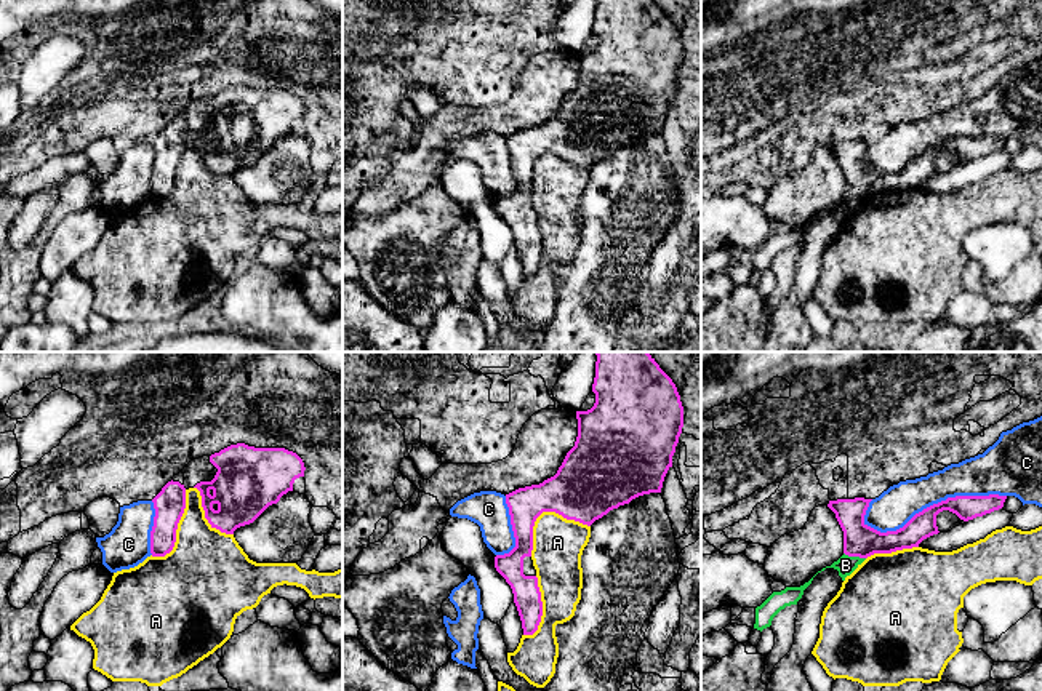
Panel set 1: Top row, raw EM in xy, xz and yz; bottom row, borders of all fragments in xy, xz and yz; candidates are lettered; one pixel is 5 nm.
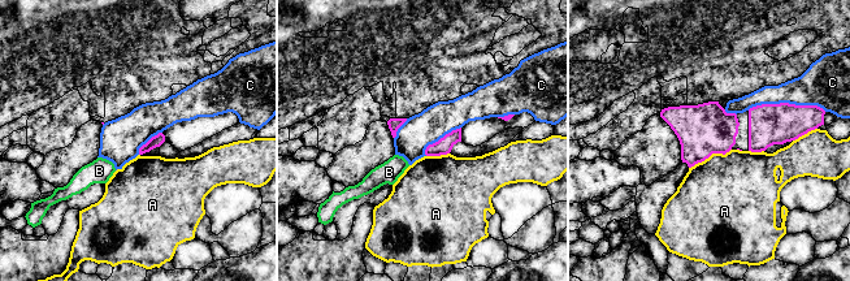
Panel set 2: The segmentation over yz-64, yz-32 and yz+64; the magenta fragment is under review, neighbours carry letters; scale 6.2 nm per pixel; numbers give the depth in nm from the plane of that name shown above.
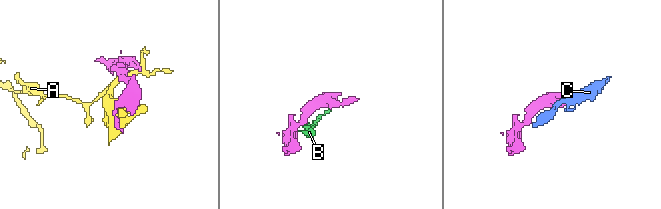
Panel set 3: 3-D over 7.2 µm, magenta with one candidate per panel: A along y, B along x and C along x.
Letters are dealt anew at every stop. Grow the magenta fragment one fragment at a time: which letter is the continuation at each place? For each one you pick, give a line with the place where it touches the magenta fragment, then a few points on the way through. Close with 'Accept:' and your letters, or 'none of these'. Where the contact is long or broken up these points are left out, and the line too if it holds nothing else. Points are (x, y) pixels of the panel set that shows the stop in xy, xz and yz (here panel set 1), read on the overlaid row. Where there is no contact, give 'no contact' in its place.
Accept: none of these

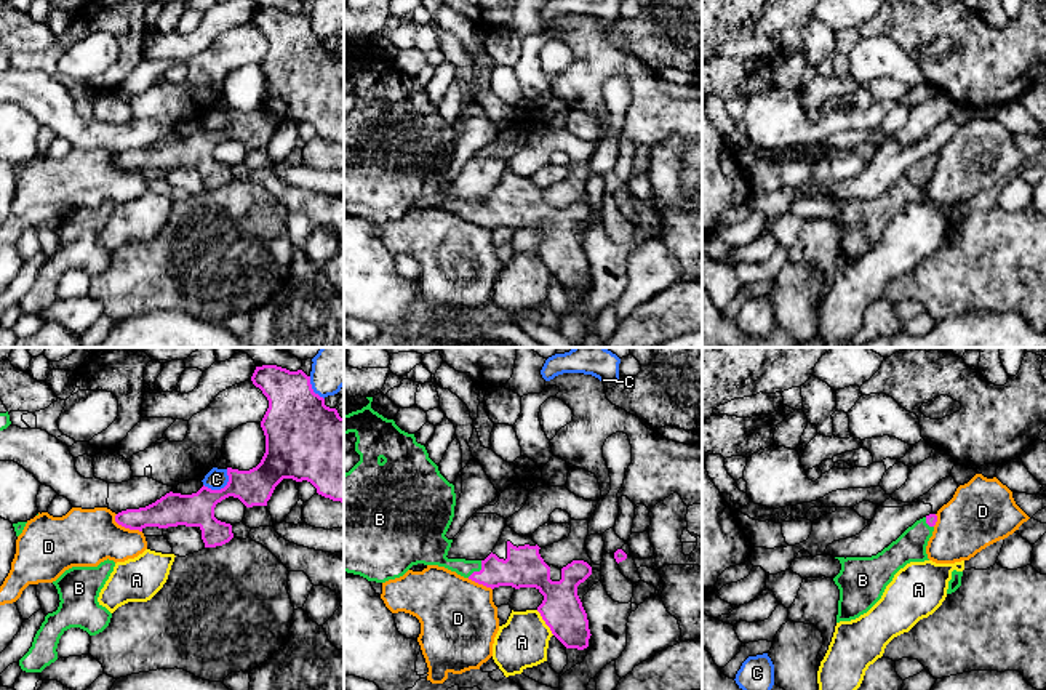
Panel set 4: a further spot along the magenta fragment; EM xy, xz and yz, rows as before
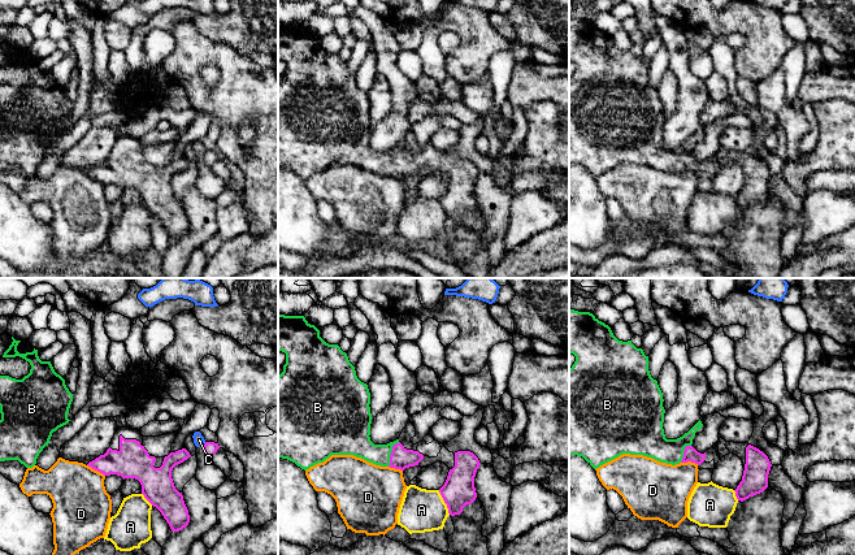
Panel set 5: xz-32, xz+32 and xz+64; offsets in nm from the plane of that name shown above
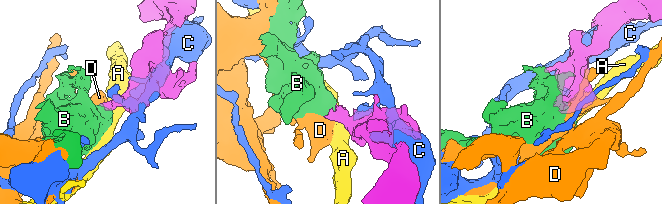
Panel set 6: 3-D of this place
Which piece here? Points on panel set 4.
B: xz (477, 572) | across xz (523, 567), (514, 572), (477, 572), (448, 564), (434, 548)
Accept: B

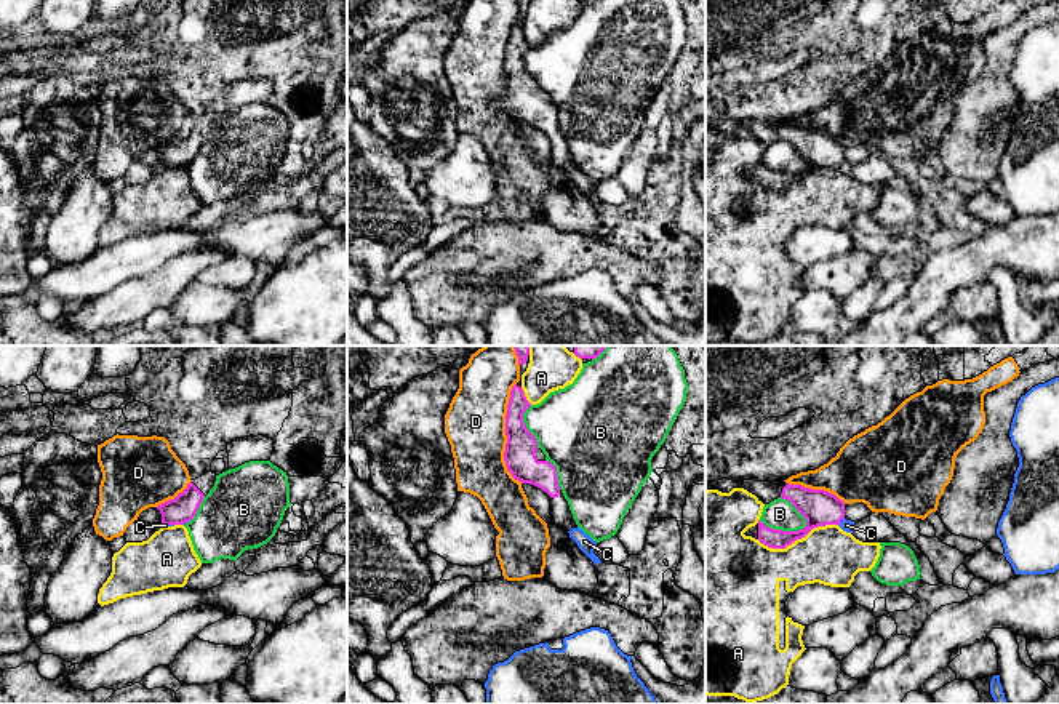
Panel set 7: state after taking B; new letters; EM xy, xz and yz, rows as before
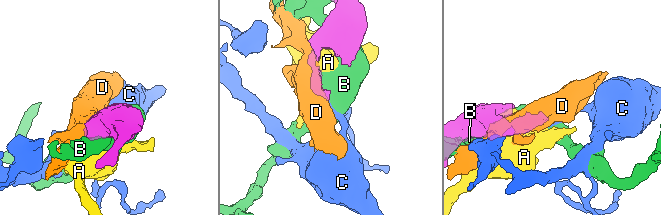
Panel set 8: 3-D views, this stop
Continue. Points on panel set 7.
Accept: none of these

